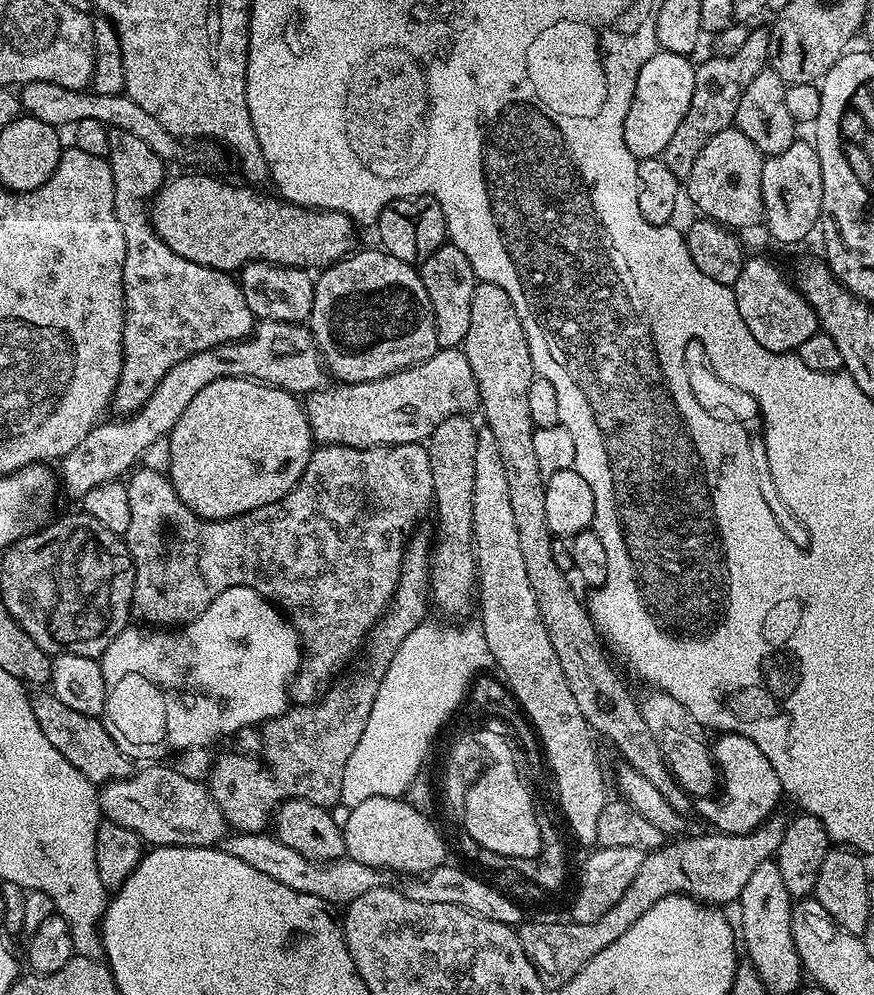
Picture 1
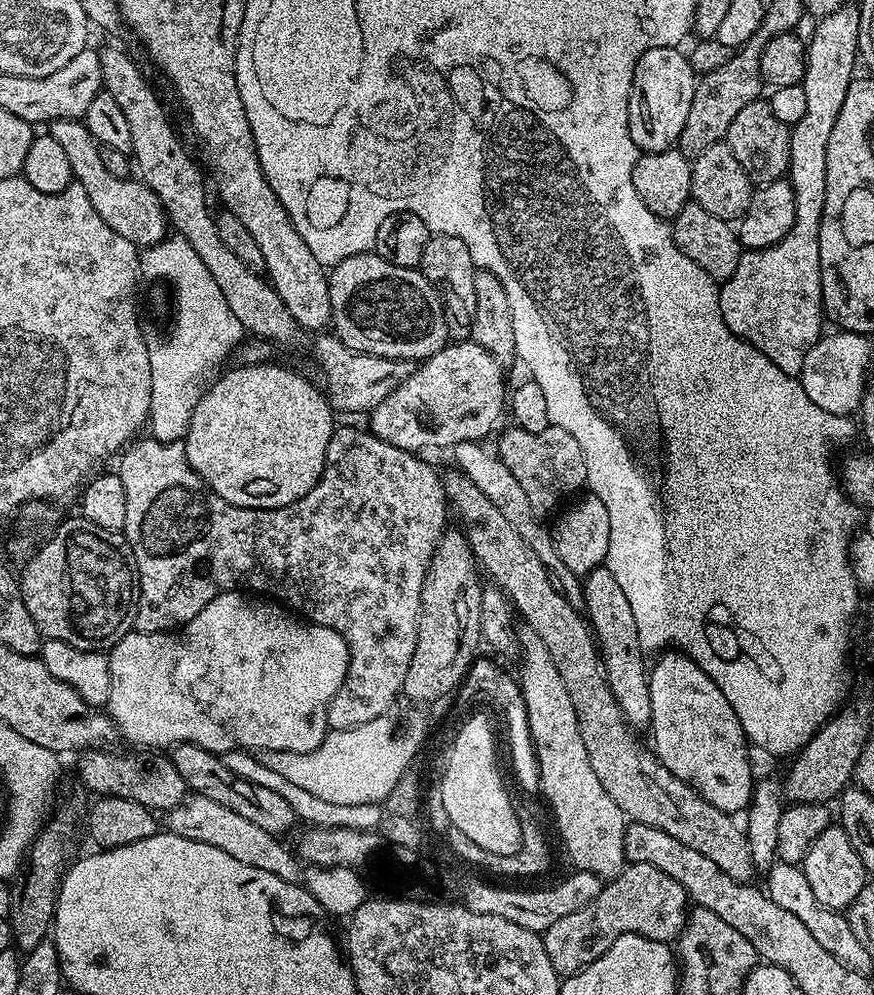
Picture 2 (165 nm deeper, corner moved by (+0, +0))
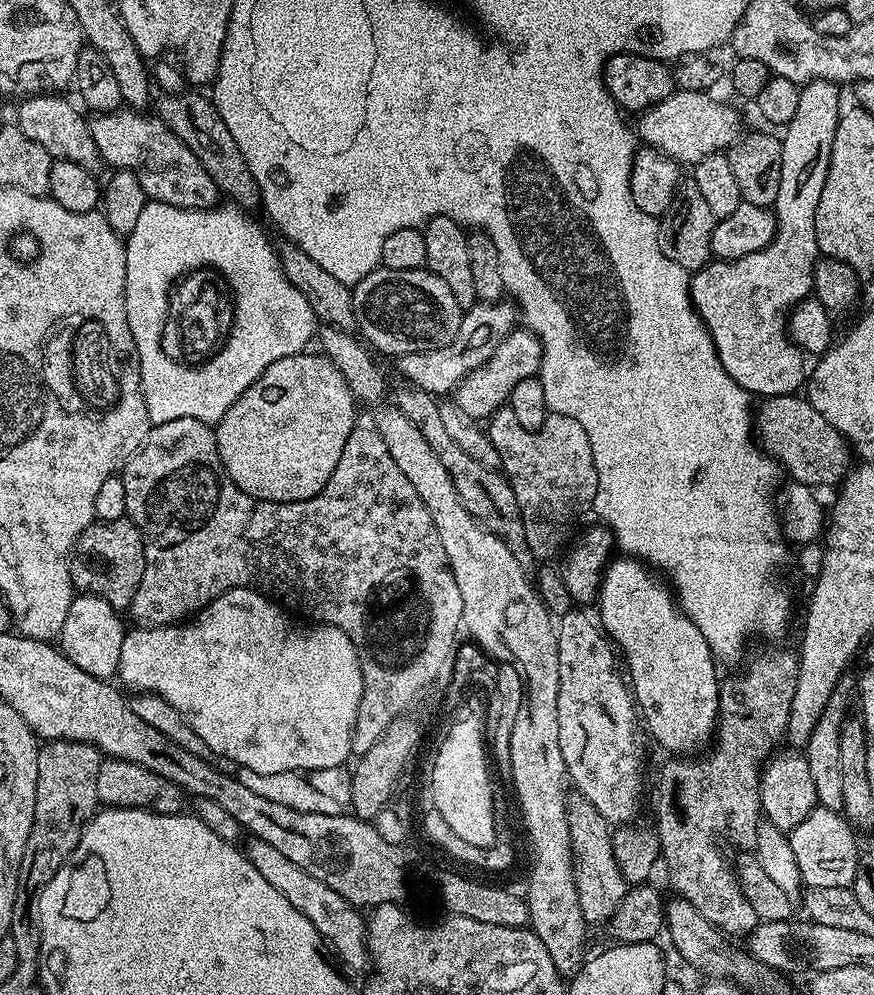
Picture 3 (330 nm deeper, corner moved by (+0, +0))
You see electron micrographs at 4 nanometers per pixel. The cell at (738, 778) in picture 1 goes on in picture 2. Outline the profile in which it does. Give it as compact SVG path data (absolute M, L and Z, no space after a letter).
M664 650L655 660L648 686L653 707L650 744L656 756L670 774L689 784L710 806L729 814L743 813L752 800L754 775L748 761L748 738L734 706L726 702L726 694L718 690L710 674L683 652Z

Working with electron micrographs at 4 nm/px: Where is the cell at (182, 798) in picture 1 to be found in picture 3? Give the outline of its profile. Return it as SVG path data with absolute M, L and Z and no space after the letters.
M255 838L247 842L249 844L248 848L246 847L246 855L254 870L258 870L258 874L262 874L262 878L266 878L266 882L270 882L270 886L274 886L274 890L278 890L278 894L282 894L286 902L290 902L290 906L294 906L302 914L306 914L306 918L310 918L314 930L318 930L321 941L328 943L329 940L336 947L341 965L344 963L354 975L363 977L369 971L370 957L368 930L361 909L346 902L346 898L338 894L338 890L330 890L326 882L318 882L318 878L306 874L302 866L294 866L294 862L284 857L275 846L270 846L270 842L262 842Z

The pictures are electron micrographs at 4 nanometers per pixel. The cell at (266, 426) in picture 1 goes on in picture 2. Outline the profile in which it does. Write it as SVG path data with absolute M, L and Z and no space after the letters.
M241 363L239 365L240 368L230 369L225 376L223 374L217 375L209 383L199 402L196 403L194 414L186 426L186 435L182 441L188 464L204 479L209 490L214 494L218 494L218 498L226 498L226 502L230 502L234 506L242 506L243 508L281 508L287 504L298 502L298 498L310 494L310 490L318 482L326 462L326 450L330 446L330 438L334 431L334 423L332 424L334 409L329 404L327 395L317 385L316 389L302 373L295 372L292 368L283 368L280 364L272 363Z

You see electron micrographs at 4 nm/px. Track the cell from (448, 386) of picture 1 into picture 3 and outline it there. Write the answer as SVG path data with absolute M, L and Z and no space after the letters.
M523 326L513 327L498 350L494 350L494 354L490 354L490 358L486 358L486 362L482 362L478 370L471 372L457 386L454 403L462 408L463 413L470 414L470 418L479 422L487 421L499 408L507 405L514 386L518 386L522 378L530 378L539 373L541 362L542 346L538 337Z

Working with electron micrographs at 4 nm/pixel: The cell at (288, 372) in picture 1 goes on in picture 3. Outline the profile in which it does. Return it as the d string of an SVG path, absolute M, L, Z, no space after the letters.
M501 298L495 302L478 302L473 308L467 309L467 311L461 315L458 334L449 344L441 348L435 348L434 350L426 350L425 352L408 352L405 356L399 357L398 364L400 364L400 372L408 379L405 381L407 381L411 387L426 390L431 396L437 398L447 397L455 391L457 386L459 386L471 372L478 370L478 366L482 366L482 362L486 362L486 358L490 358L490 354L494 354L494 350L498 350L498 346L512 332L517 320L517 305L509 302L507 299Z

